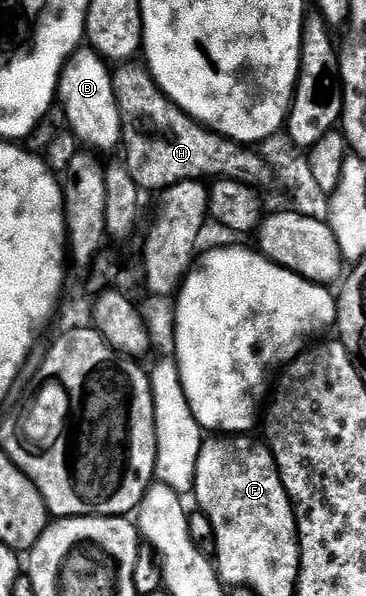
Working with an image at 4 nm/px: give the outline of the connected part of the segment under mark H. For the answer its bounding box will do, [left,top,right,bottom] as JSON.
[113,63,272,191]

